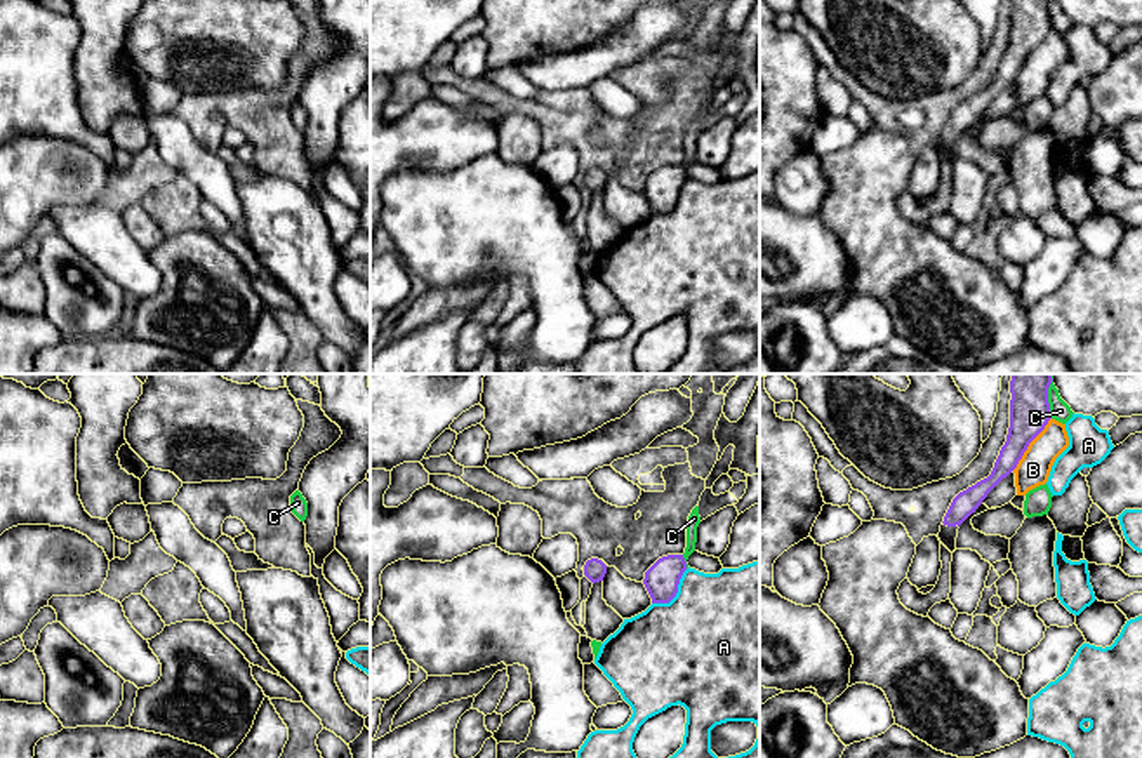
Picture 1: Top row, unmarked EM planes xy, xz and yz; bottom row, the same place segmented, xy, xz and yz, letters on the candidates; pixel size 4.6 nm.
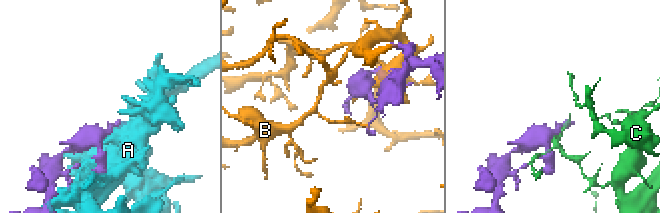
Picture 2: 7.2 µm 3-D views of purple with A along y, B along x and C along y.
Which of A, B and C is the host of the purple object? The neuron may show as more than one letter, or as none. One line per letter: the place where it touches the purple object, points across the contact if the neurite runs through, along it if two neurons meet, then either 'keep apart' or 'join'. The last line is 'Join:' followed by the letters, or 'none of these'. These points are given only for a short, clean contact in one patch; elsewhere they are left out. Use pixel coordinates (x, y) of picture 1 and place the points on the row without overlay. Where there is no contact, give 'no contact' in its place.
A: contact xz (677, 202); keep apart
B: contact yz (1029, 53); keep apart
C: contact yz (1049, 14); keep apart
Join: none of these

